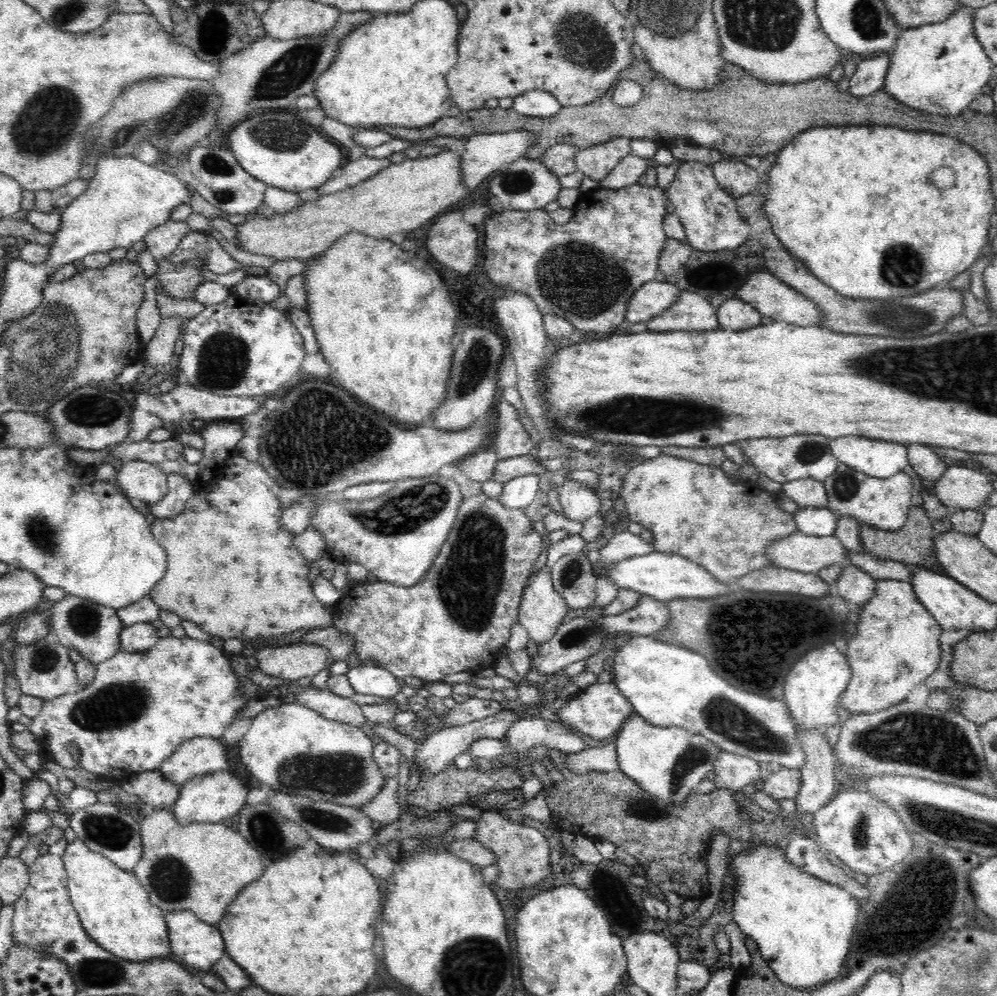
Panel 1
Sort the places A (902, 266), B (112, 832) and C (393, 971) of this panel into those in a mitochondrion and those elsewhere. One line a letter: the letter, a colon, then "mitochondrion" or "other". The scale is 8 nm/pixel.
A: mitochondrion
B: mitochondrion
C: other

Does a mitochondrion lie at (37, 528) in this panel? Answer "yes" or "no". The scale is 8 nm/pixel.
yes

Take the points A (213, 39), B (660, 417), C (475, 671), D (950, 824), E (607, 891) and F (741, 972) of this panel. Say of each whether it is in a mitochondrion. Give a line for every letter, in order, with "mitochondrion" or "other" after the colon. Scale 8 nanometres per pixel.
A: other
B: mitochondrion
C: other
D: mitochondrion
E: other
F: other

